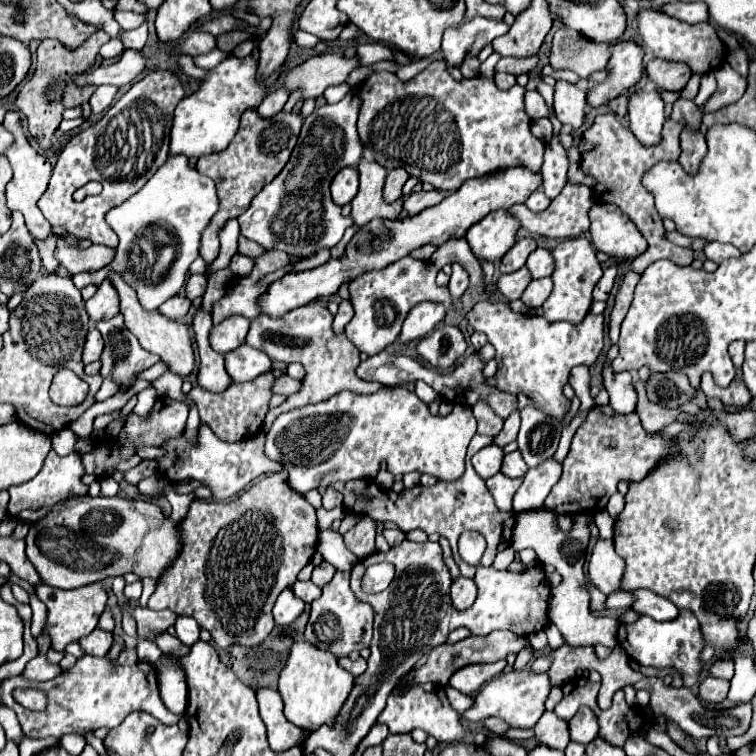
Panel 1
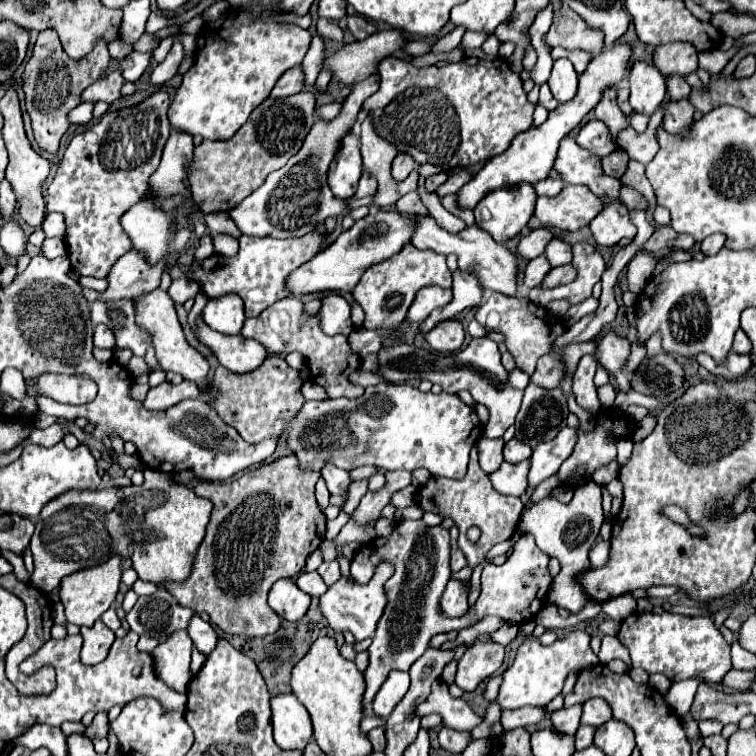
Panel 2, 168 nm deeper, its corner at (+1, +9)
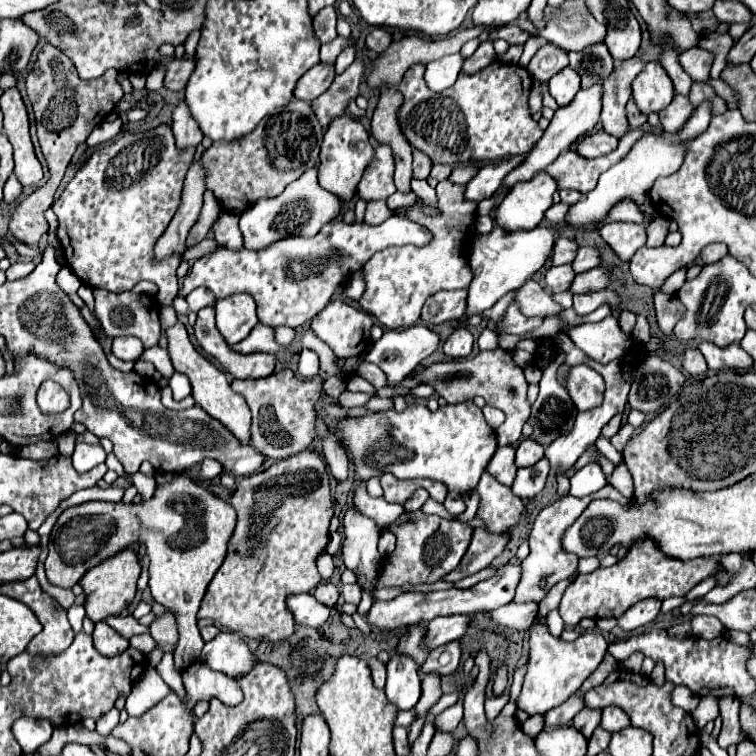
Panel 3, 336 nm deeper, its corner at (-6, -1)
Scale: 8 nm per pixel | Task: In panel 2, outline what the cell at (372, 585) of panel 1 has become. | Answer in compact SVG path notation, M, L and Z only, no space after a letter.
M381 562L381 564L376 567L375 574L367 584L357 584L357 582L347 580L347 578L343 576L339 582L335 582L333 586L329 586L329 590L321 596L321 602L319 602L319 608L321 608L323 616L325 616L327 622L329 622L329 628L333 628L333 630L337 630L337 632L351 630L357 642L361 642L361 640L365 640L365 638L371 638L371 636L375 634L379 616L383 614L383 608L385 608L385 604L387 604L384 584L393 572L394 568L392 564Z

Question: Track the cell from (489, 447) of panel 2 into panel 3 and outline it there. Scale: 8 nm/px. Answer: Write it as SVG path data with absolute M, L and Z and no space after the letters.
M506 446L506 448L498 448L496 454L492 456L490 464L488 464L488 472L506 486L512 486L514 482L514 474L516 474L516 464L514 464L514 448Z

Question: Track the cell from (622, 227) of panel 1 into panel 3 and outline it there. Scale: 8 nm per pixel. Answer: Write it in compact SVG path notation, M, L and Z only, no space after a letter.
M612 222L600 228L600 236L604 242L618 254L620 260L630 260L638 248L646 242L646 230L640 224Z

